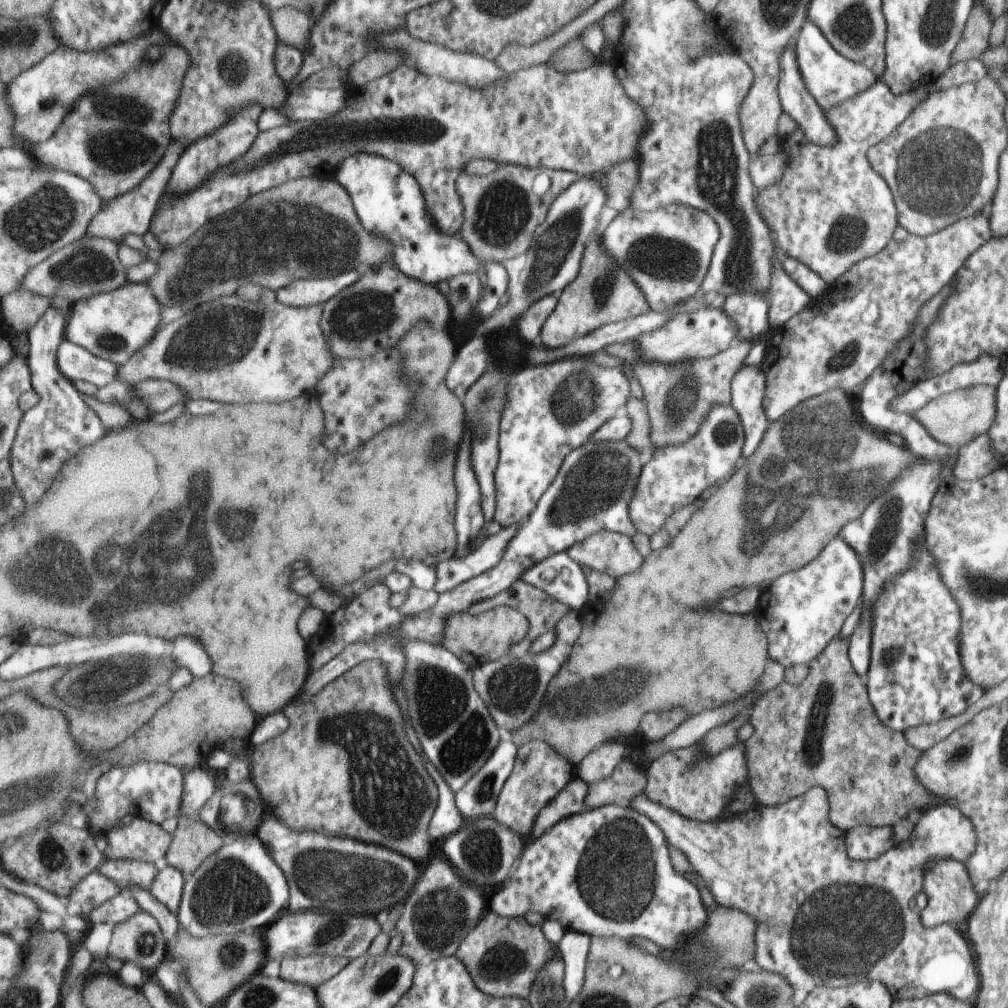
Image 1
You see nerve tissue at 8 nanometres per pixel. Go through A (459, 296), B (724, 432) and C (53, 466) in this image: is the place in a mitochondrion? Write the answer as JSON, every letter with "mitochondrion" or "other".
{"A":"mitochondrion","B":"mitochondrion","C":"other"}

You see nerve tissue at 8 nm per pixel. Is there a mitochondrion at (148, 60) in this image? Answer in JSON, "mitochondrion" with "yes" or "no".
{"mitochondrion":"no"}

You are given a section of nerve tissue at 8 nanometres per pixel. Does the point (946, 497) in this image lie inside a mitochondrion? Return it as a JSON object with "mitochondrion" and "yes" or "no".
{"mitochondrion":"no"}

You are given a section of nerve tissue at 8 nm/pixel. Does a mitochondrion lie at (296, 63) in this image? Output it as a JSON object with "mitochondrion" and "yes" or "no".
{"mitochondrion":"no"}

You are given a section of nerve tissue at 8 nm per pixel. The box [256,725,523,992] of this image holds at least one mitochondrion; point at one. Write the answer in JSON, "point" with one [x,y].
{"point":[353,880]}

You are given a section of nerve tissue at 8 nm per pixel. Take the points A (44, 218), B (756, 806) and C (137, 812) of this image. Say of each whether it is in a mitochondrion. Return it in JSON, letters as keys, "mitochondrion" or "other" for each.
{"A":"mitochondrion","B":"other","C":"other"}

